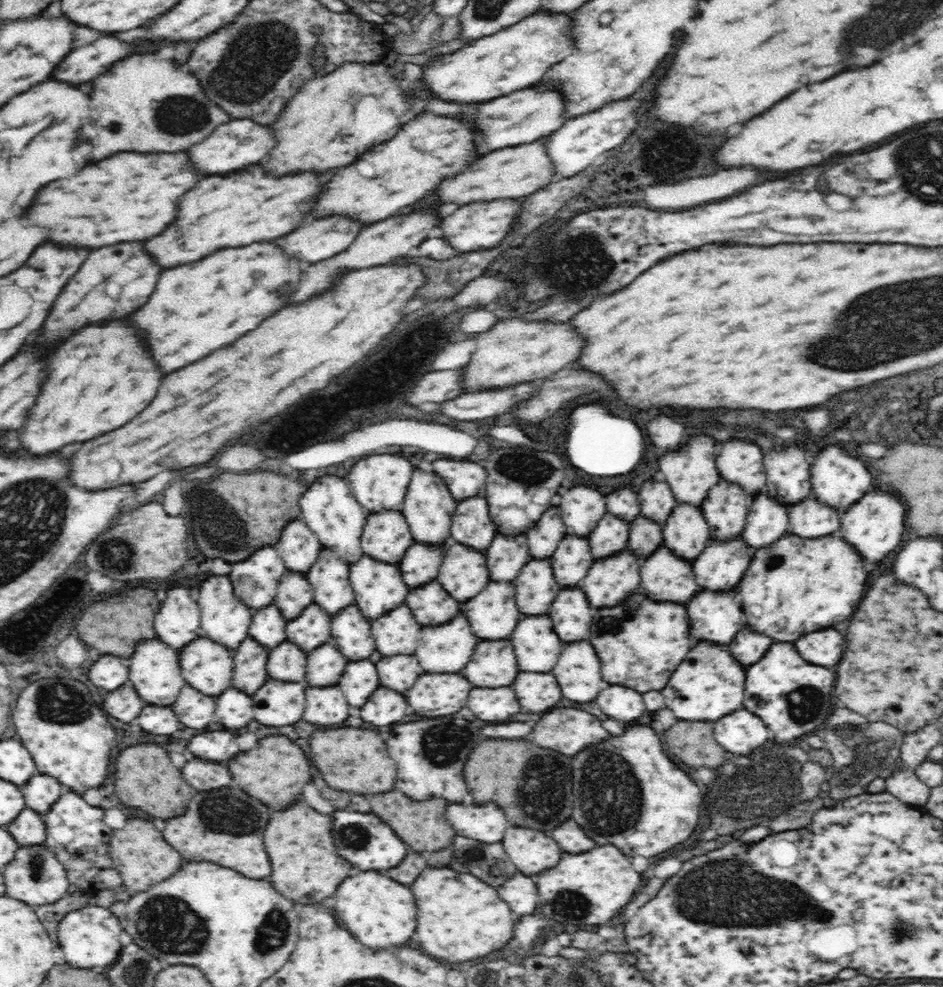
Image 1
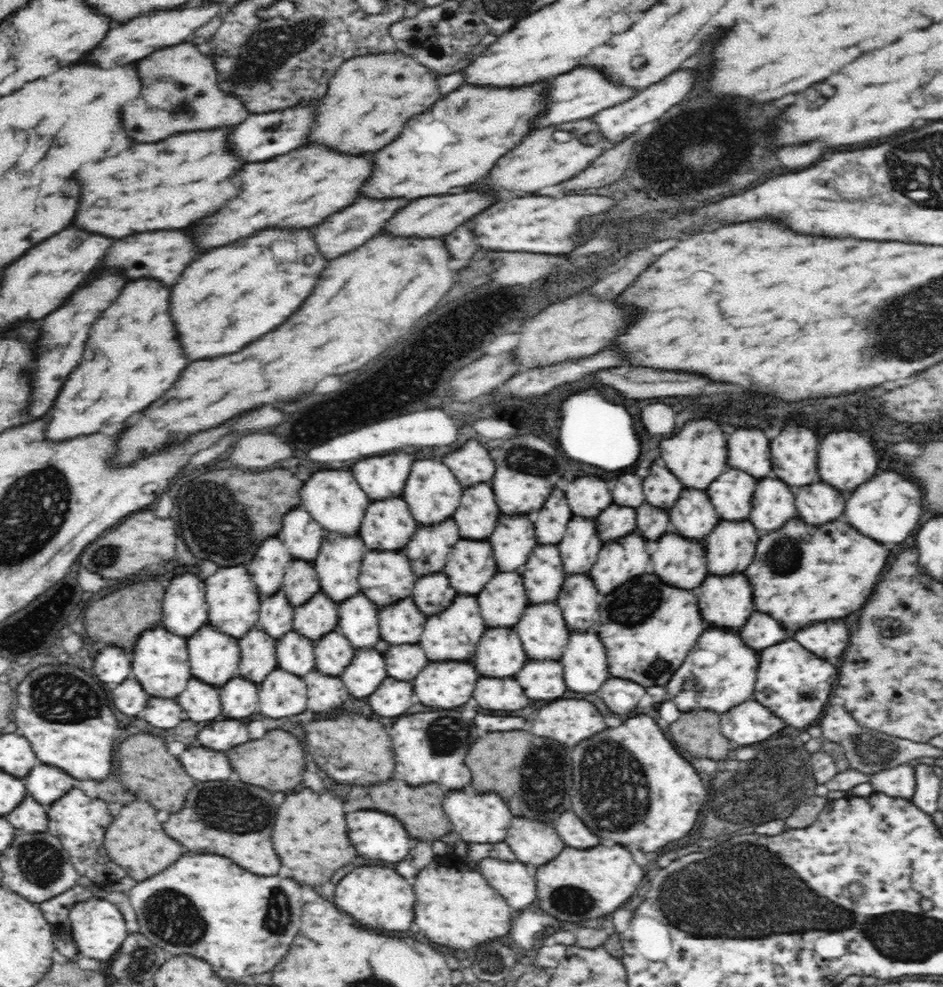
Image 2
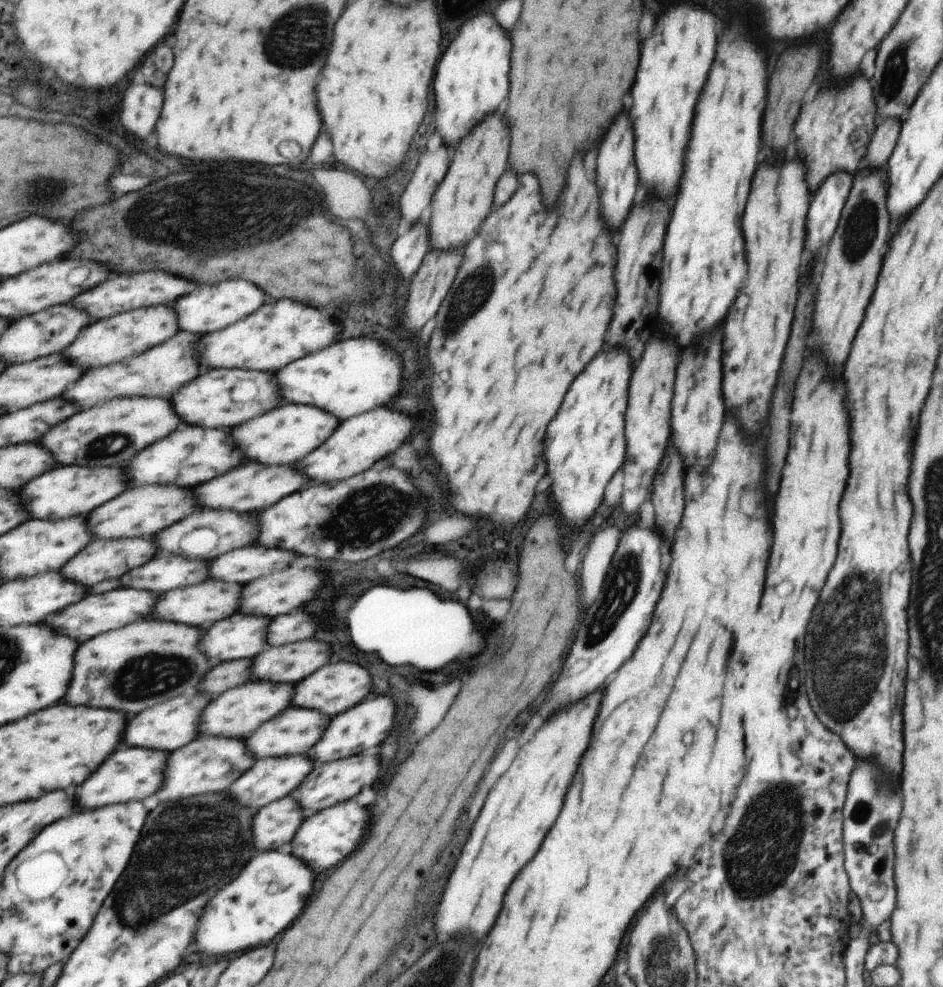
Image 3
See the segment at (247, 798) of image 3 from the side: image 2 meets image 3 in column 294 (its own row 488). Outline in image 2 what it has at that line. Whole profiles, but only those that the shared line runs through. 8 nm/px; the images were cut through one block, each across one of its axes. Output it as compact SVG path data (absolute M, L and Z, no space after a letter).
M764 476L758 480L752 500L750 522L758 530L776 530L798 514L794 486L780 476Z

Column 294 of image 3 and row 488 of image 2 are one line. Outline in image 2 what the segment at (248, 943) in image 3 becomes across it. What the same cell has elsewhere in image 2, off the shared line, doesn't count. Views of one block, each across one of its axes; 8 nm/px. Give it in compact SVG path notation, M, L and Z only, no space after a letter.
M882 470L868 482L850 492L846 514L848 522L858 528L860 532L868 532L868 536L876 536L880 542L902 542L906 540L914 528L918 528L920 518L924 514L924 492L910 476L904 476L898 470Z

